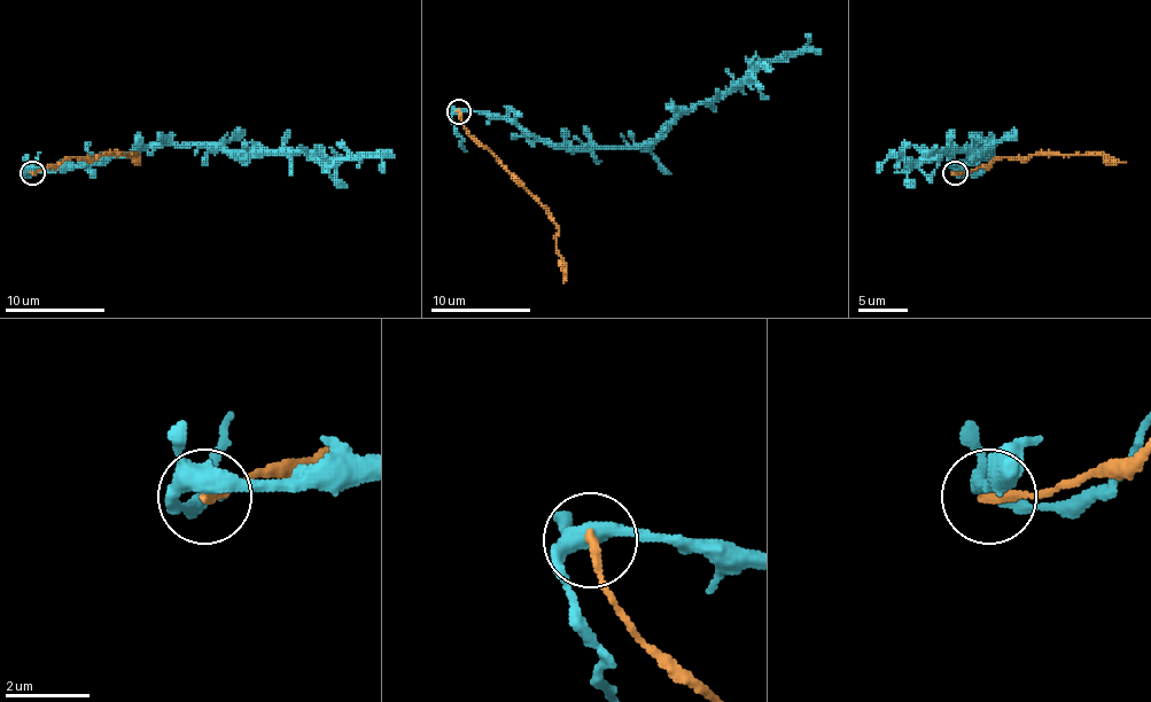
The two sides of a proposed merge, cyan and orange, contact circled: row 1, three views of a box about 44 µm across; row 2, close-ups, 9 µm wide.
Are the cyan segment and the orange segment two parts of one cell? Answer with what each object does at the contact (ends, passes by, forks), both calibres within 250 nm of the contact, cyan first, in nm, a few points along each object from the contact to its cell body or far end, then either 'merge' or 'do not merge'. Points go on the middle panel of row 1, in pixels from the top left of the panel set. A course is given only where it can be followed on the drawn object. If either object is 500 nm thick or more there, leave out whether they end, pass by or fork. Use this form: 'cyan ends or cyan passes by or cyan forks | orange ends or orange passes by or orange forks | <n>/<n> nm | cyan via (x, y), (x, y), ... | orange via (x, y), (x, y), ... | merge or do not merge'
cyan forks | orange ends | 400/240 nm | cyan via (459, 111), (514, 118), (566, 146), (648, 146), (681, 114), (723, 99), (770, 61), (785, 61), (808, 34) | orange via (459, 111), (464, 129), (549, 213), (559, 231), (557, 254), (561, 258), (564, 283) | do not merge

